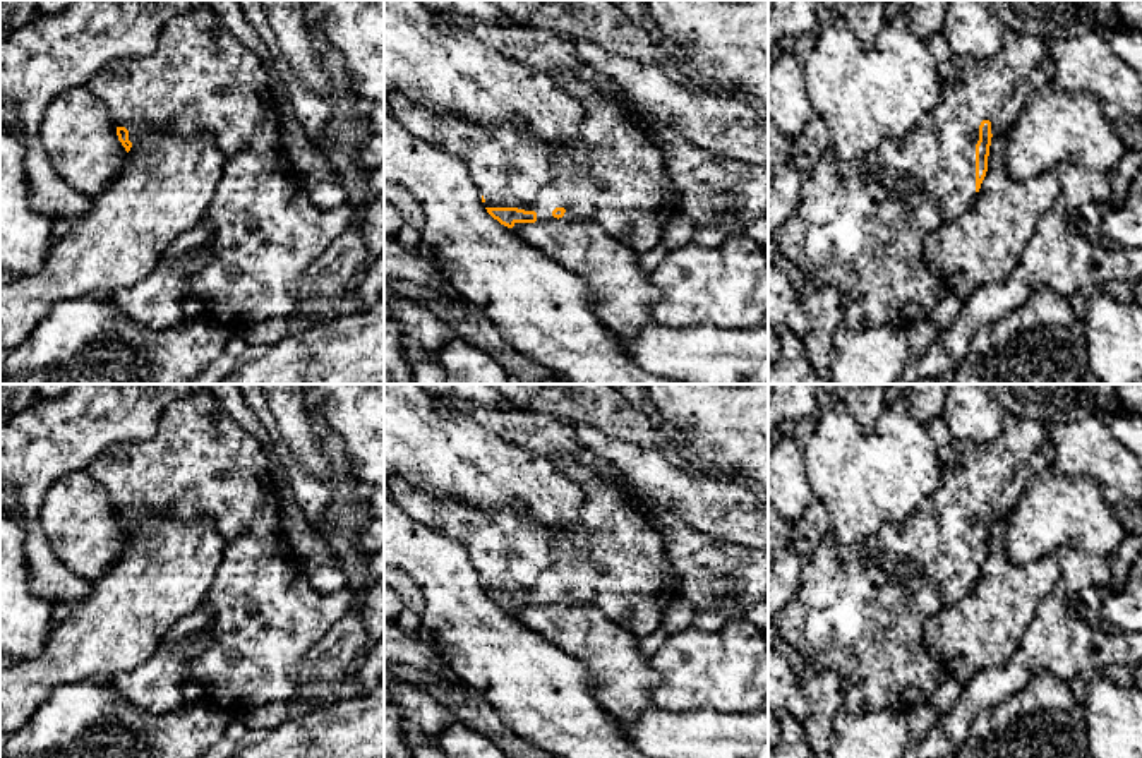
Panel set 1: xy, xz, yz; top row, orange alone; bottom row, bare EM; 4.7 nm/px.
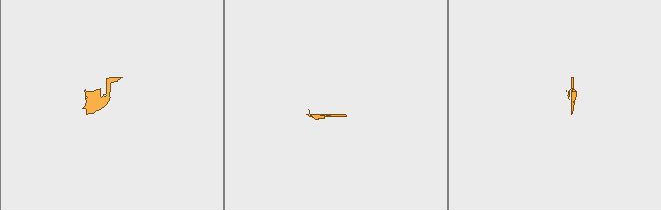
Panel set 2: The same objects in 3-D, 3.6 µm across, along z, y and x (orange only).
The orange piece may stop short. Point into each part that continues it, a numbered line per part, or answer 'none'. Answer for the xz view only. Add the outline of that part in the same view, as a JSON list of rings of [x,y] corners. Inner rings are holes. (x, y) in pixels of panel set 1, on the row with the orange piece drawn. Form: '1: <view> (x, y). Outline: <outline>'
1: xz (613, 174). Outline: [[[549,70],[549,75],[585,106],[580,134],[559,146],[526,132],[520,118],[502,127],[480,127],[451,111],[413,103],[394,91],[388,93],[386,113],[418,139],[461,158],[485,208],[535,211],[538,223],[595,221],[636,254],[652,250],[679,211],[662,151],[634,123],[628,108],[605,98],[576,70]]]

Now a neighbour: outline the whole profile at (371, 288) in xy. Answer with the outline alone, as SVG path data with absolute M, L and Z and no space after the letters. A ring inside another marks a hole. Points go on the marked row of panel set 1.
M384 250L364 271L362 283L352 295L357 309L370 309L384 293Z

